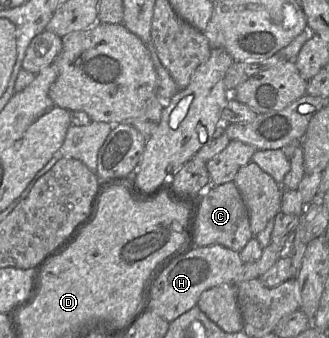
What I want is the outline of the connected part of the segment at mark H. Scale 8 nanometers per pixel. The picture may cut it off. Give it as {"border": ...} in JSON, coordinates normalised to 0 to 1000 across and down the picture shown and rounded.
{"border":[[[666,722],[596,731],[562,757],[526,772],[471,834],[453,920],[511,953],[584,914],[623,858],[672,843],[714,840],[714,820],[736,790],[726,746]]]}

